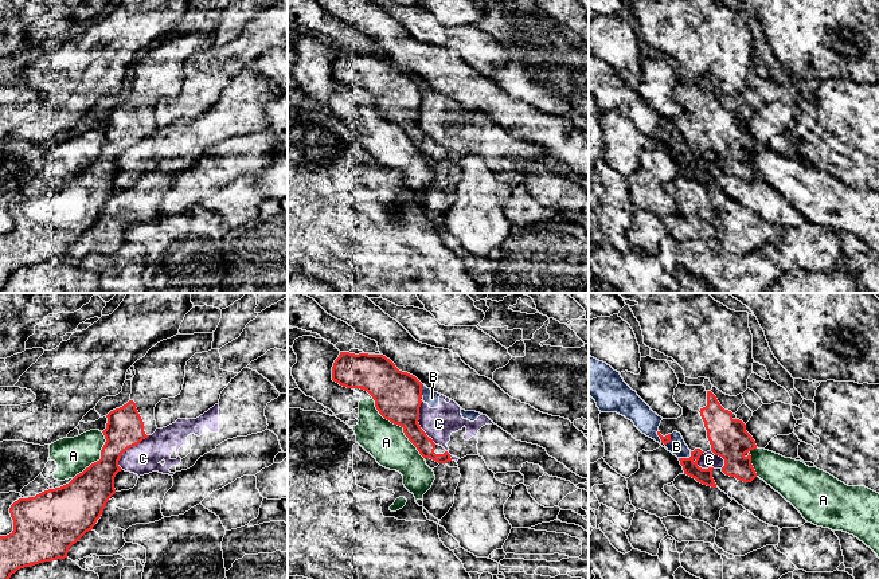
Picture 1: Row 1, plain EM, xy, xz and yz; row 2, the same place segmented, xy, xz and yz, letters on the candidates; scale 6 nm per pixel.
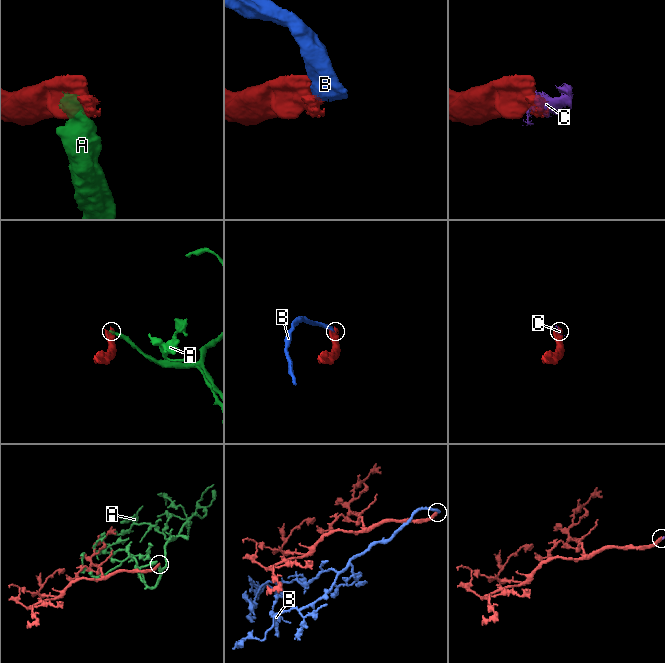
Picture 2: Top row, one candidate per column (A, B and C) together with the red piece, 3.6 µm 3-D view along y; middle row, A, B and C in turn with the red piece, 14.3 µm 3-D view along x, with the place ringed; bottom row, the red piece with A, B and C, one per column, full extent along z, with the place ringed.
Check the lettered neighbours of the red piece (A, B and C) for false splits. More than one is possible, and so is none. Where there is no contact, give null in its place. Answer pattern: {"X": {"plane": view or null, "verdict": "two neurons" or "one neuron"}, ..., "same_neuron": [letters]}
{"A": {"plane": "xz", "verdict": "two neurons"}, "B": {"plane": "yz", "verdict": "two neurons"}, "C": {"plane": "xy", "verdict": "two neurons"}, "same_neuron": []}

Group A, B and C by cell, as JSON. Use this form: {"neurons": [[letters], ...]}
{"neurons": [["A"], ["B", "C"]]}

